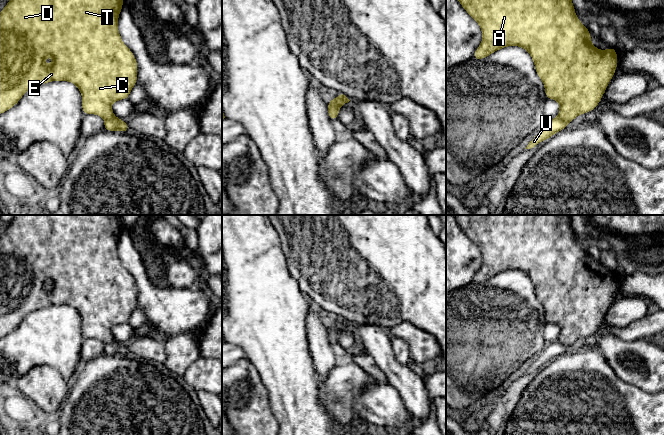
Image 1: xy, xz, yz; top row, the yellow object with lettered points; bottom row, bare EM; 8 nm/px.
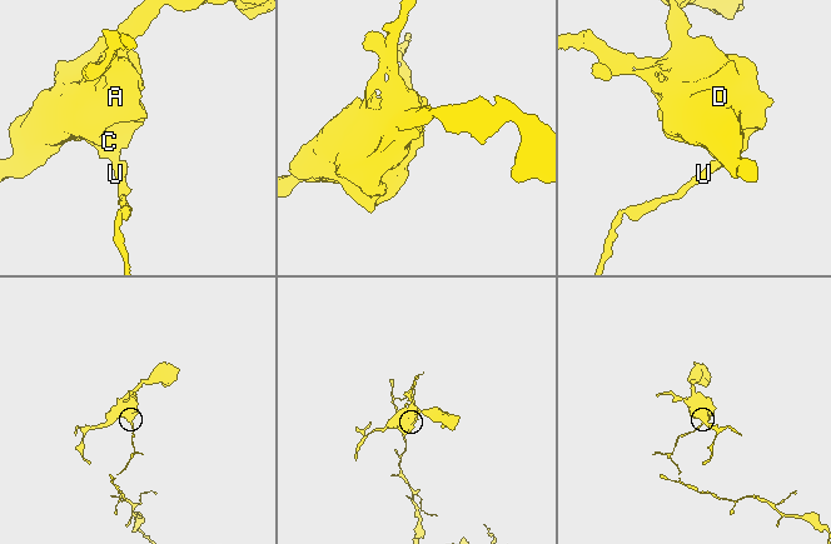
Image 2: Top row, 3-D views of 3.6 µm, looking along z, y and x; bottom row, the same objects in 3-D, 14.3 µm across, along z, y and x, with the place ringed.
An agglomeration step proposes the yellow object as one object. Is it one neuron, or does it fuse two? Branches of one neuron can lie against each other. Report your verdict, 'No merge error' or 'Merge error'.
Merge error

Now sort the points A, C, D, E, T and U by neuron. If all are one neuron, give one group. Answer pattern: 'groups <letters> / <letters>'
groups A C D E T / U

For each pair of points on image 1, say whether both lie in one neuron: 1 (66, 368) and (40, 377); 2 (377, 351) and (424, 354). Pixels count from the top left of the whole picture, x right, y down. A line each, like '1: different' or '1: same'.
1: different
2: different

